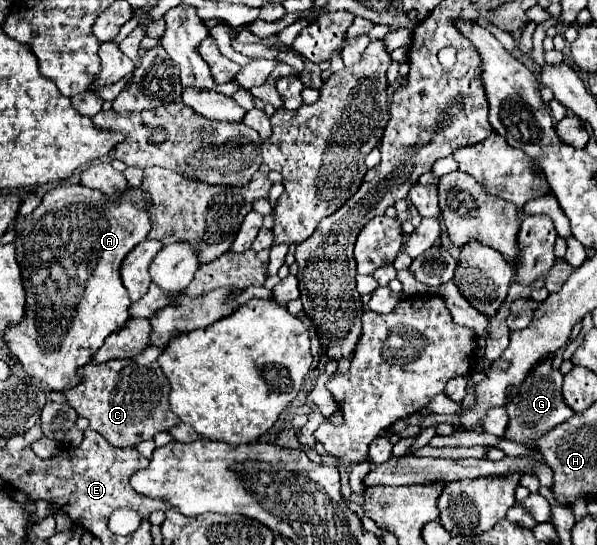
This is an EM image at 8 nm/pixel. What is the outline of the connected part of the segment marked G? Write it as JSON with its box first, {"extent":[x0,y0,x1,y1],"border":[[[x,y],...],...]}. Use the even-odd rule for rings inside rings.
{"extent":[506,359,572,443],"border":[[[550,359],[542,361],[526,379],[524,385],[520,385],[518,393],[510,399],[506,405],[506,411],[510,415],[510,425],[506,429],[506,439],[514,439],[520,443],[534,443],[544,431],[556,427],[558,423],[564,423],[572,417],[570,407],[562,403],[562,373],[552,369]]]}

